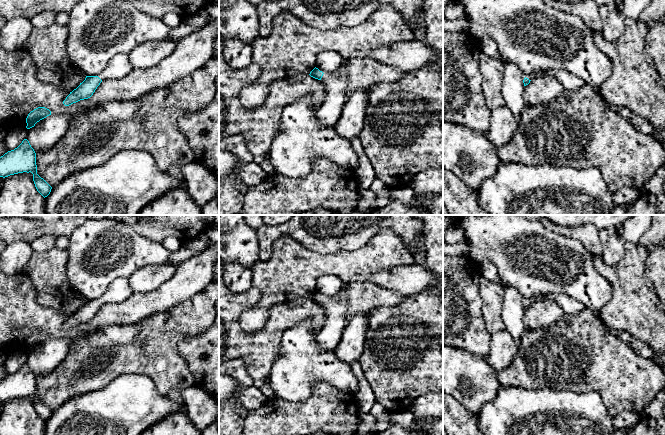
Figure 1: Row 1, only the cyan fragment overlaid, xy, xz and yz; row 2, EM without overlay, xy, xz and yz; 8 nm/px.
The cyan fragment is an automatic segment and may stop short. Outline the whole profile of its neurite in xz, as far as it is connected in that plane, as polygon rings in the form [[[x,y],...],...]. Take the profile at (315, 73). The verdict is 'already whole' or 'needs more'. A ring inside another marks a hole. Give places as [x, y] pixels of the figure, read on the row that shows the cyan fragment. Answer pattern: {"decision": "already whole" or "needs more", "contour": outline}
{"decision": "needs more", "contour": [[[343,61],[336,71],[330,73],[323,73],[315,67],[309,75],[321,80],[326,88],[325,100],[317,112],[319,123],[321,126],[334,126],[348,100],[346,64]]]}

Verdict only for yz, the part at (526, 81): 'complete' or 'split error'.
split error

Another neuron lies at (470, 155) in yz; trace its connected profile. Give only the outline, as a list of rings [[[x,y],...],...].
[[[443,121],[443,170],[454,173],[472,192],[478,192],[482,183],[495,175],[501,163],[498,150],[486,134]]]

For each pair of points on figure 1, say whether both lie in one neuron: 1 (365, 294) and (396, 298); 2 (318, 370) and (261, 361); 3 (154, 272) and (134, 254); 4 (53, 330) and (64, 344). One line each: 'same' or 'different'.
1: same
2: different
3: different
4: different

